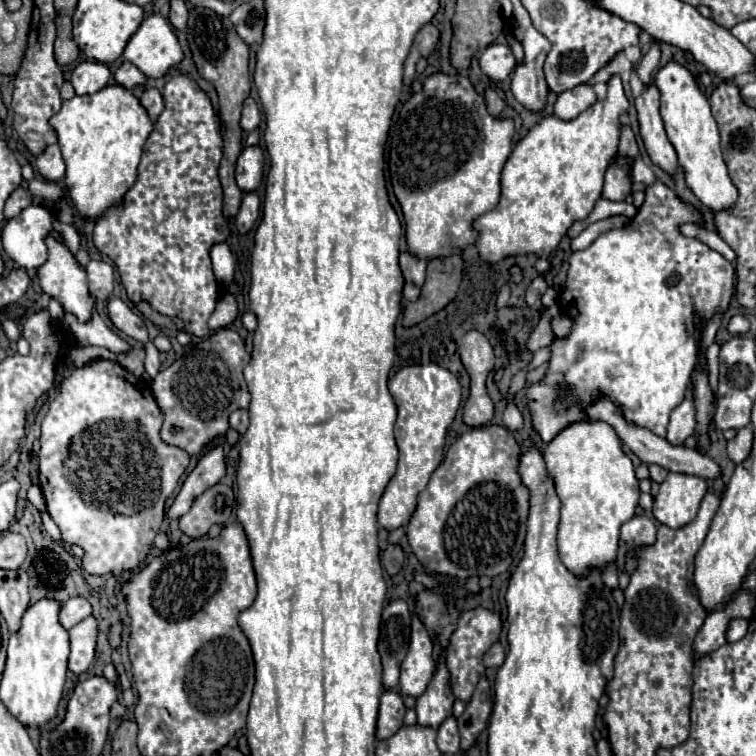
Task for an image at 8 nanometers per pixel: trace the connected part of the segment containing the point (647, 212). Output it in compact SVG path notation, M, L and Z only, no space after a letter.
M655 180L653 184L647 186L645 190L645 204L643 208L637 210L637 214L633 216L633 220L629 222L629 226L625 228L619 228L619 230L609 230L605 234L601 234L589 248L581 250L581 252L573 252L571 258L569 258L569 272L567 272L567 284L565 284L565 290L559 298L559 306L567 310L567 314L573 318L575 326L571 330L571 334L567 338L555 338L551 348L553 348L553 356L549 360L549 368L547 368L547 374L545 378L539 382L539 384L533 384L527 392L529 396L529 408L531 408L531 414L533 414L533 424L535 424L535 430L541 434L541 438L545 442L549 442L559 430L563 430L567 424L575 422L575 420L585 420L587 416L583 414L583 408L587 404L591 404L601 392L607 394L615 404L619 404L619 408L623 410L625 418L635 422L637 426L647 426L649 430L653 430L657 436L665 436L667 432L667 424L669 424L669 414L683 402L685 398L685 390L687 390L687 384L691 380L691 372L697 364L697 350L699 350L699 344L697 344L697 334L701 332L701 326L697 324L697 318L703 320L703 324L709 324L713 320L713 316L717 312L725 314L727 308L729 308L729 302L733 298L733 292L735 292L735 286L733 286L733 280L735 280L735 268L729 260L725 260L719 252L711 250L705 242L697 240L697 238L687 238L681 234L679 226L685 223L694 223L700 225L702 223L703 216L701 212L697 210L692 204L681 200L677 196L677 192L673 188L669 188L667 184L663 184L661 180Z

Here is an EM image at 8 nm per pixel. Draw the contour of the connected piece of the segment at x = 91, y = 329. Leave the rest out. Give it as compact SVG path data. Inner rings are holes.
M97 310L91 312L91 322L79 322L75 314L67 314L63 318L63 326L69 328L69 334L81 346L105 346L111 352L127 352L131 346L119 338L99 316Z

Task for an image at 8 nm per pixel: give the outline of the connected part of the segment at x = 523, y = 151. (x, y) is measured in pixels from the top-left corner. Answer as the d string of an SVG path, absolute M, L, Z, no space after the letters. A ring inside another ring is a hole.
M613 74L607 82L607 98L597 100L589 110L579 114L573 120L561 120L555 114L543 116L515 146L511 152L503 174L501 174L501 200L495 206L495 210L479 216L475 220L475 228L479 232L477 246L479 254L487 262L499 262L503 256L509 254L537 254L537 256L549 256L561 238L567 234L567 230L579 222L585 220L595 202L601 198L603 190L603 178L607 168L617 158L619 148L619 136L621 136L621 114L629 110L629 100L623 92L621 78Z

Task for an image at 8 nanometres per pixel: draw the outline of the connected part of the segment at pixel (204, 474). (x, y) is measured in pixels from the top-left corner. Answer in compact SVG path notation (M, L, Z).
M213 448L211 452L207 452L197 462L193 472L187 476L187 480L181 486L173 506L167 512L167 516L171 520L179 520L183 514L187 514L187 510L191 508L195 498L199 494L203 494L205 490L209 490L211 486L215 486L223 476L225 476L225 456L223 456L223 450L221 448Z

